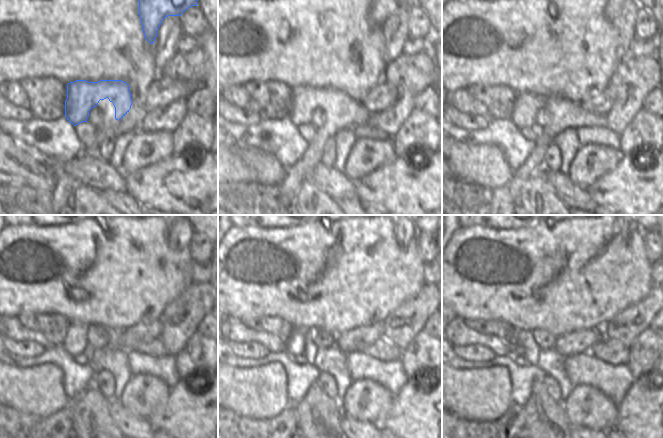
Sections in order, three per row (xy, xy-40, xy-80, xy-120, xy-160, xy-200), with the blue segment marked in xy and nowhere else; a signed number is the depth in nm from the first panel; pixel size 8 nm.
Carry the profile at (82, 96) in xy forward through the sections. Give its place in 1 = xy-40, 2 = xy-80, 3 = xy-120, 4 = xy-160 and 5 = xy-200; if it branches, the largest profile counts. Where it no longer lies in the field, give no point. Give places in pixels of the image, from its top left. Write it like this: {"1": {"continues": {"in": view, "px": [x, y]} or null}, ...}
{"1": {"continues": {"in": "xy-40", "px": [306, 99]}}, "2": {"continues": {"in": "xy-80", "px": [527, 104]}}, "3": {"continues": {"in": "xy-120", "px": [75, 342]}}, "4": {"continues": {"in": "xy-160", "px": [295, 346]}}, "5": {"continues": {"in": "xy-200", "px": [515, 348]}}}

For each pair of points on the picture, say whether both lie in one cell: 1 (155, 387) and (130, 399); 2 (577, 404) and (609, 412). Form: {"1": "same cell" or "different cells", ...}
{"1": "same cell", "2": "same cell"}

